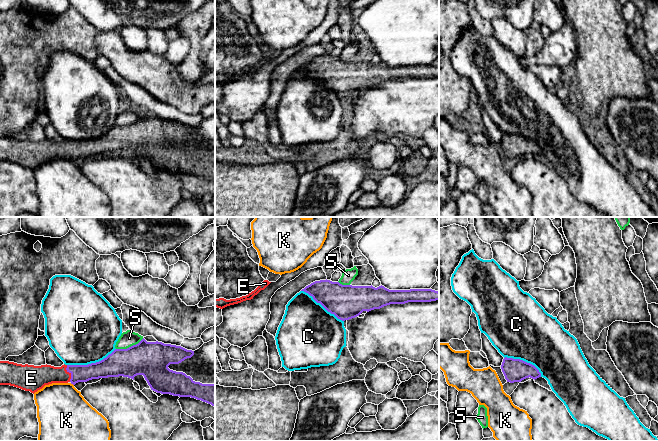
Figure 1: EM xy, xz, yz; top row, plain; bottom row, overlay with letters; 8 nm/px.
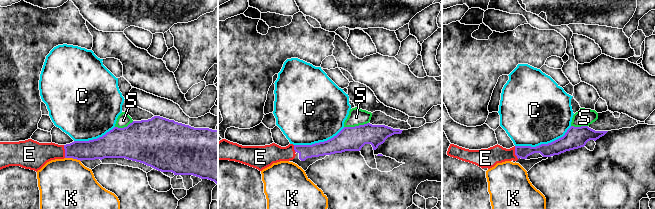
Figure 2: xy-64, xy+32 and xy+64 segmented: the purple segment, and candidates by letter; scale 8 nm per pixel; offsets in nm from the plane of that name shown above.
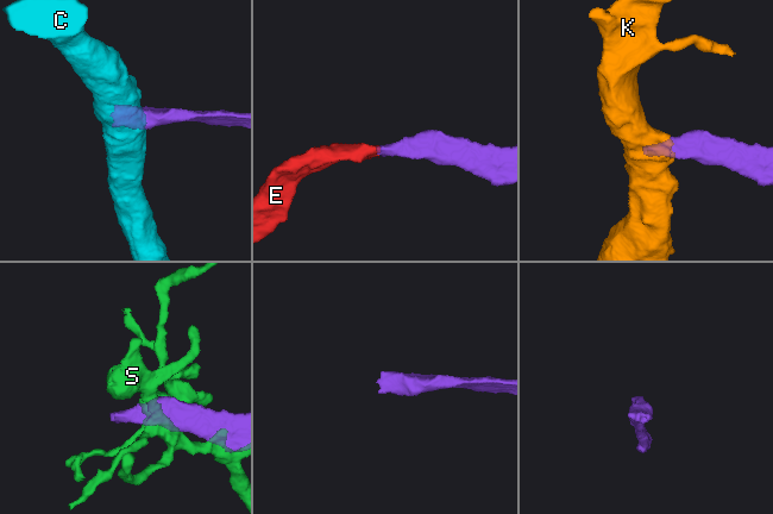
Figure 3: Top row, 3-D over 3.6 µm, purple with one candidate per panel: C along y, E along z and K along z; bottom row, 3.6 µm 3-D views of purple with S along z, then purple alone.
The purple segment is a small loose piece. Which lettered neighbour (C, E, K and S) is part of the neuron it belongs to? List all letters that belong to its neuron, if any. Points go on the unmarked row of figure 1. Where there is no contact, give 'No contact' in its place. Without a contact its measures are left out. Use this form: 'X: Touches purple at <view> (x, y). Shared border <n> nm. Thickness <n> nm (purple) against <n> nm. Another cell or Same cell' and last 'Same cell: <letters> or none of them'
C: Touches purple at xy (91, 139). Shared border 420 nm. Thickness 220 nm (purple) against 500 nm. Another cell
E: Touches purple at xy (69, 148). Shared border 140 nm. Thickness 140 nm (purple) against 170 nm. Same cell
K: Touches purple at xy (72, 159). Shared border 40 nm. Thickness 140 nm (purple) against 420 nm. Another cell
S: Touches purple at xy (129, 123). Shared border 240 nm. Thickness 280 nm (purple) against 130 nm. Another cell
Same cell: E

